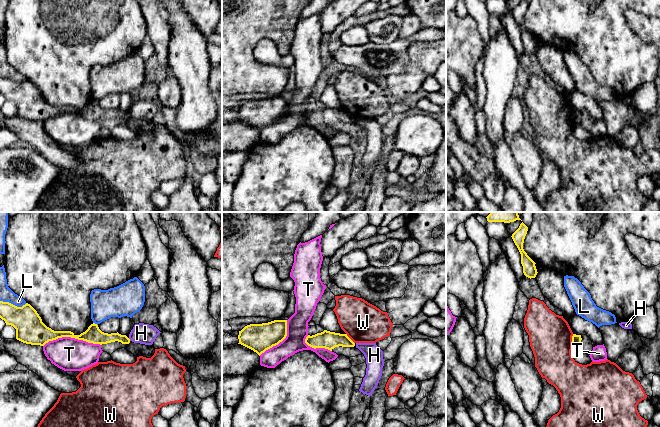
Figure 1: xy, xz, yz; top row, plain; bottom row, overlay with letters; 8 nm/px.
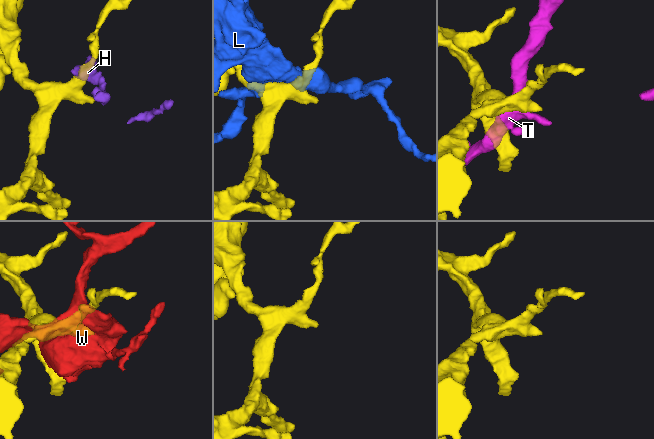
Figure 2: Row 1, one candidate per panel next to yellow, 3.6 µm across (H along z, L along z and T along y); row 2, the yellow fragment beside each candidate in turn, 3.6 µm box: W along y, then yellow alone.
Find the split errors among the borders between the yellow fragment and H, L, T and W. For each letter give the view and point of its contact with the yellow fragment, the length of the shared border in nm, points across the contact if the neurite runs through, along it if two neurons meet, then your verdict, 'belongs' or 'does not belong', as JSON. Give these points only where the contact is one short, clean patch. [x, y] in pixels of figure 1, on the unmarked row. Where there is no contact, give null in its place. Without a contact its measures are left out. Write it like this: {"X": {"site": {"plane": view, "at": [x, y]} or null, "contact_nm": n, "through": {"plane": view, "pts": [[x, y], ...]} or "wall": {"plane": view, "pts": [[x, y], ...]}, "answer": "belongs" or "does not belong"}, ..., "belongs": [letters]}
{"H": {"site": {"plane": "xy", "at": [129, 115]}, "contact_nm": 30, "wall": {"plane": "xy", "pts": [[128, 114], [130, 116]]}, "answer": "does not belong"}, "L": {"site": {"plane": "xy", "at": [12, 80]}, "contact_nm": 220, "answer": "does not belong"}, "T": {"site": {"plane": "xy", "at": [71, 113]}, "contact_nm": 460, "answer": "does not belong"}, "W": {"site": {"plane": "yz", "at": [572, 116]}, "contact_nm": 100, "answer": "does not belong"}, "belongs": []}

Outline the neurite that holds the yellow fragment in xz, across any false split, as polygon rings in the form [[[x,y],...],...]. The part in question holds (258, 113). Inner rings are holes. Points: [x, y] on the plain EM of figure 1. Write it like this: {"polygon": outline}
{"polygon": [[[274,96],[262,100],[250,100],[239,107],[239,119],[259,132],[278,121],[287,112],[287,96]]]}

